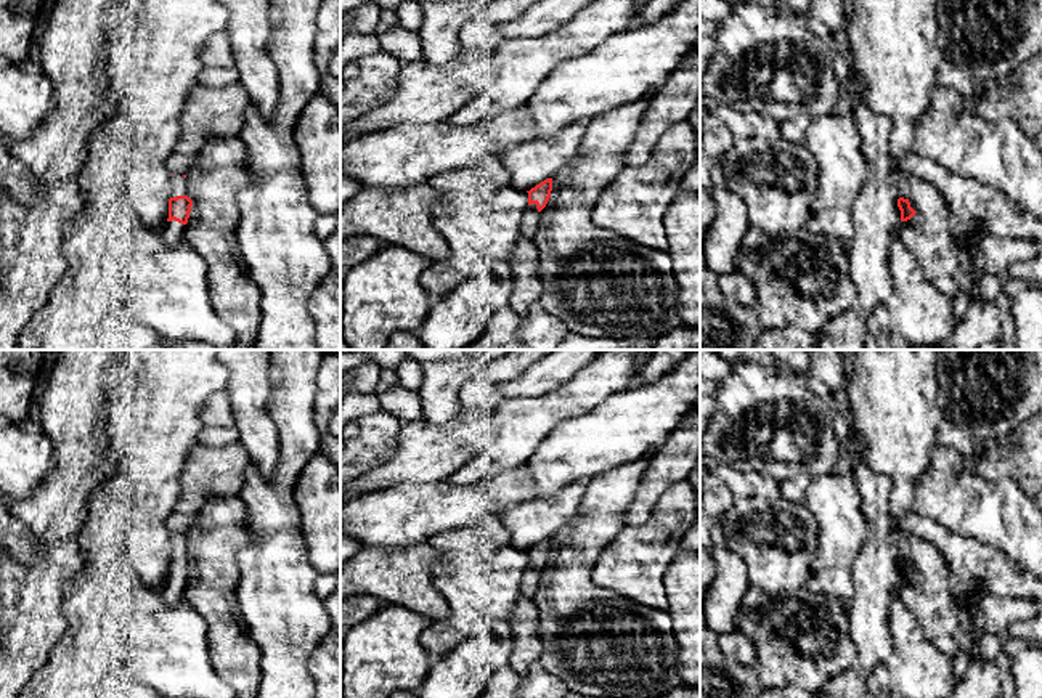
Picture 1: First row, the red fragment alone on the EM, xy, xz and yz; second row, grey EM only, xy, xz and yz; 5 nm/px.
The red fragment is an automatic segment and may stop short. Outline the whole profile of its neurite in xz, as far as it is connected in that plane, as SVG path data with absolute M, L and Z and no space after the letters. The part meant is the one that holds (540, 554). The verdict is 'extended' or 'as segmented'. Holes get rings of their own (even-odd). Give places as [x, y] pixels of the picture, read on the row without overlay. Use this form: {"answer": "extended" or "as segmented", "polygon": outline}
{"answer": "extended", "polygon": "M552 538L531 547L528 552L528 568L523 571L520 594L533 597L539 582L539 571L546 566L552 550Z"}

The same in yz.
{"answer": "extended", "polygon": "M909 536L909 557L899 557L899 599L917 616L926 637L952 658L954 674L963 680L984 634L970 611L960 608L949 589L949 573L938 549Z"}

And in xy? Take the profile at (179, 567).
{"answer": "extended", "polygon": "M186 534L170 536L169 578L164 589L164 600L169 607L183 602L185 584L188 582L193 560L188 557Z"}

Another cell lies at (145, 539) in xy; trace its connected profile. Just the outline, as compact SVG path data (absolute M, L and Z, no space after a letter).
M140 486L132 489L130 501L116 512L122 520L122 554L128 563L128 582L133 571L149 587L167 582L170 558L170 531L165 513L157 520L157 505L169 499L151 499Z

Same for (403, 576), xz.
M429 542L401 549L363 547L340 565L340 599L371 595L442 621L451 608L435 586L432 565L437 560L438 550Z

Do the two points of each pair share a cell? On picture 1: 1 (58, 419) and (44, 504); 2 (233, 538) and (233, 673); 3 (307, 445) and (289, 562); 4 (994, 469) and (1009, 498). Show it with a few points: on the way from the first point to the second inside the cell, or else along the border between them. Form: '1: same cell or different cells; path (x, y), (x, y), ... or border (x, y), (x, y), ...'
1: same cell; path (69, 440), (69, 478), (65, 483)
2: same cell; path (222, 572), (222, 615), (228, 639)
3: same cell; path (286, 474), (283, 480), (283, 533)
4: different cells; border (968, 459), (976, 474), (1010, 478), (1025, 493)

